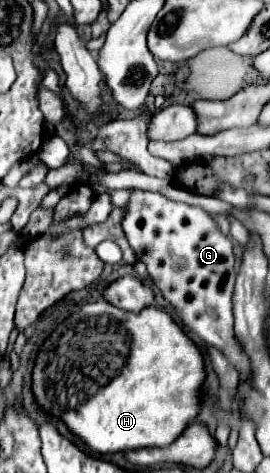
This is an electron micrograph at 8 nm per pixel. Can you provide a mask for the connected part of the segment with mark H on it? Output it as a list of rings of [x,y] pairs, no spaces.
[[[96,301],[96,303],[82,305],[76,313],[72,313],[64,323],[60,323],[52,331],[52,335],[44,341],[44,345],[40,347],[36,355],[36,367],[34,367],[32,377],[34,377],[36,401],[46,413],[60,417],[68,425],[68,429],[76,433],[76,437],[80,437],[92,451],[116,453],[116,451],[134,451],[134,449],[144,449],[144,447],[160,447],[160,445],[170,445],[172,441],[176,441],[184,433],[188,423],[192,423],[202,409],[202,389],[208,375],[206,375],[204,355],[200,347],[178,327],[178,323],[164,309],[146,307],[142,309],[142,313],[136,315],[136,313],[126,313],[122,309],[116,309],[108,301]]]

